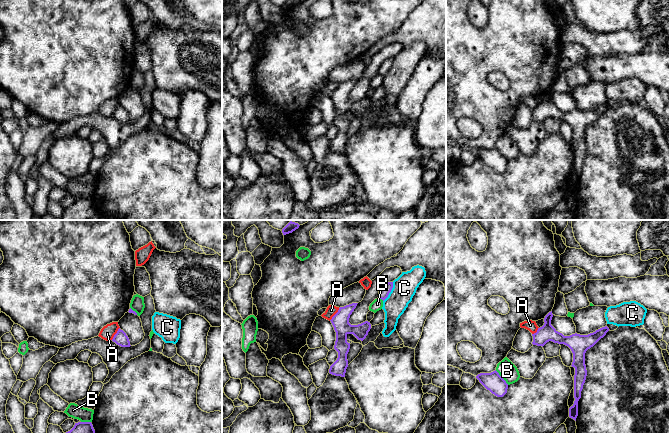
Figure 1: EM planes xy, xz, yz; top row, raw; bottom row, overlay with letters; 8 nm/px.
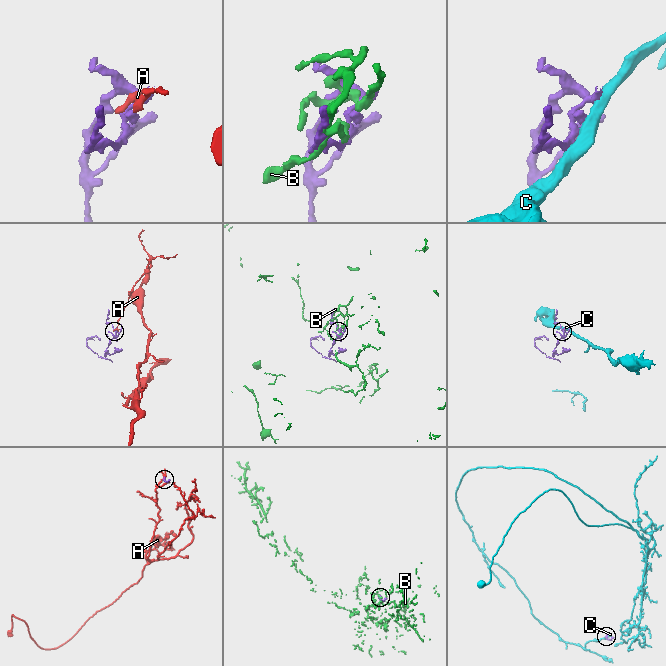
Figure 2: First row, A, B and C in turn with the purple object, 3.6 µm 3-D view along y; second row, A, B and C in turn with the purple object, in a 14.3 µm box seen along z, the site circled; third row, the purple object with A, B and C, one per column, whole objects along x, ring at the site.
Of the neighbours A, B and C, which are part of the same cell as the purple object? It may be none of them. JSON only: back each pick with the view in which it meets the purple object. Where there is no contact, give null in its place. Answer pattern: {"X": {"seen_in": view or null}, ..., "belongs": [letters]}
{"belongs": []}

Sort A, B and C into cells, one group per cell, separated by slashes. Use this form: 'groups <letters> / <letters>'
groups A / B / C

